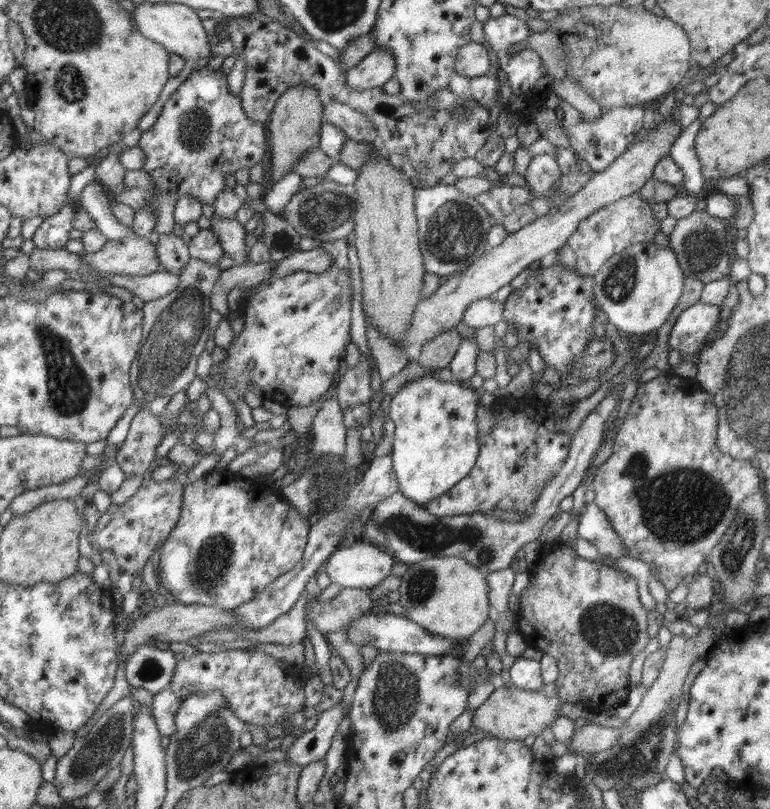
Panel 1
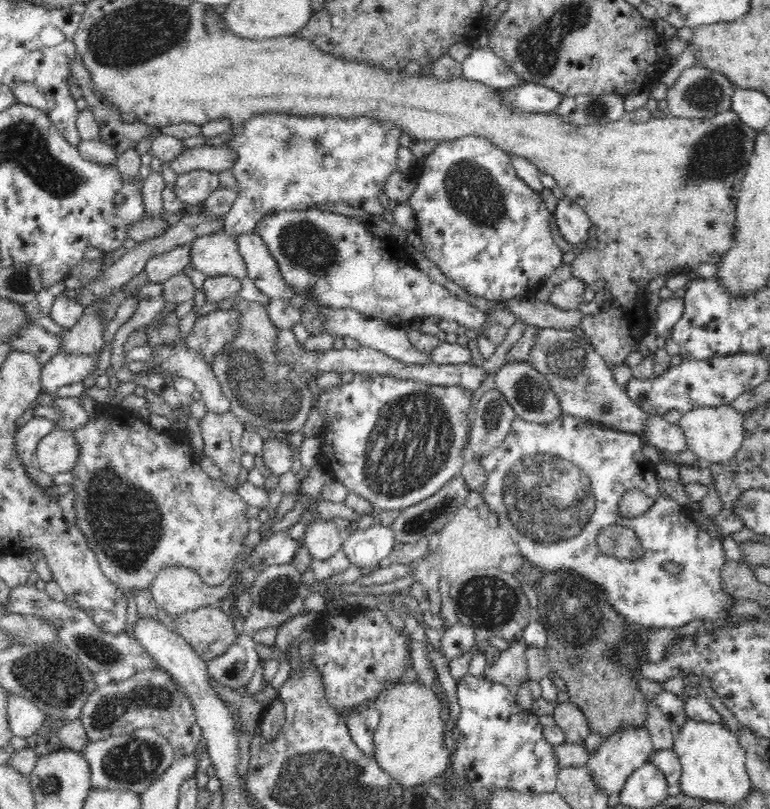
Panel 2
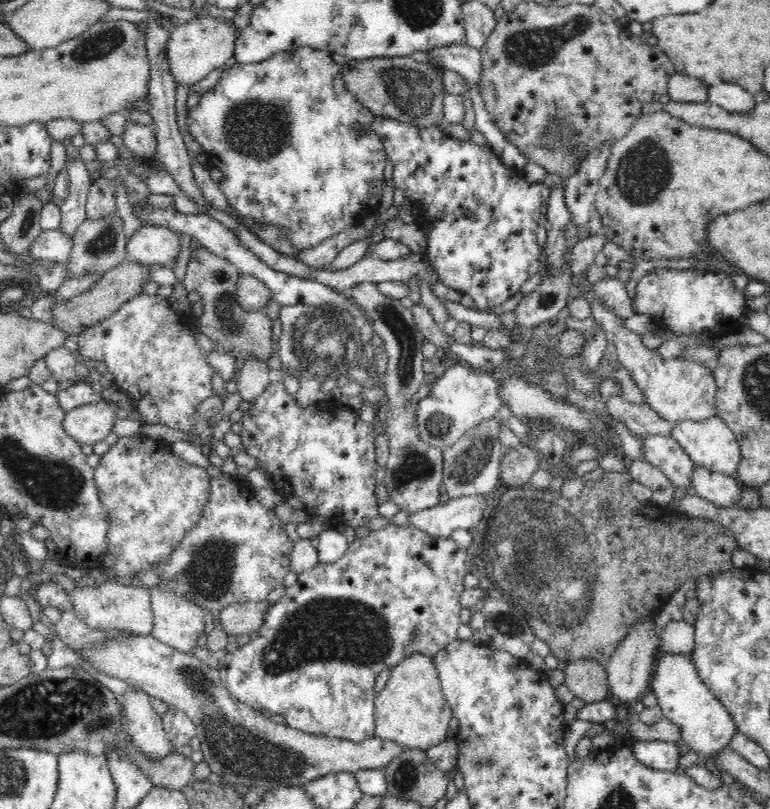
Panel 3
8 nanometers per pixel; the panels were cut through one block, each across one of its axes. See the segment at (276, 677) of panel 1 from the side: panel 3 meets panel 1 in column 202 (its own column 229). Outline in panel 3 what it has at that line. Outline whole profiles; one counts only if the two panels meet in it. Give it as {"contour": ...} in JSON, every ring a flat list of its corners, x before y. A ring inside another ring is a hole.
{"contour":[[390,523,385,528,371,531,364,538,354,539,345,554,334,563,319,563,312,570,298,575,296,584,286,589,286,594,276,604,270,605,264,625,253,635,250,642,238,647,225,657,217,666,226,689,239,702,255,710,270,710,273,714,281,714,286,726,301,730,316,736,342,738,352,742,360,742,375,735,375,698,376,676,384,668,392,668,414,653,420,653,432,658,439,650,457,639,457,631,461,625,460,597,465,590,465,577,470,573,467,563,467,552,460,549,455,541,448,538,433,537,423,530,412,526,398,526]]}

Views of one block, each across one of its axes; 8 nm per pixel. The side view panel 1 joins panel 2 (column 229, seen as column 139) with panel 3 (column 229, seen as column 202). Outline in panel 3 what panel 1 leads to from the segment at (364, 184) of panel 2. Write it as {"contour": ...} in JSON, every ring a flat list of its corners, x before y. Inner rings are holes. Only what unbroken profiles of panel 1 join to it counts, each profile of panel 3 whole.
{"contour":[[300,46,300,48,294,50,280,51,276,53,272,58,267,58,259,63,236,63,230,69,224,70,222,77,220,78,218,84,212,89,209,89,208,92,201,96,201,100,196,106,190,108,188,110,188,118,186,118,186,124,188,126,188,131,190,135,196,139,196,141,202,146,203,153,206,154,207,157,207,166,209,168,214,167,218,168,222,171,222,178,219,182,219,187,222,189,224,196,228,199,228,203,235,210,235,214,239,217,244,217,244,219,252,219,254,223,258,223,258,225,263,226,279,226,282,232,282,240,283,234,287,234,287,238,289,238,289,243,297,250,306,250,307,248,314,248,314,246,318,246,321,242,324,242,326,238,330,238,330,236,334,236,334,234,340,234,340,232,344,232,346,228,352,228,352,226,363,225,367,221,373,220,376,216,382,198,382,188,384,188,384,166,386,166,387,153,382,143,382,140,372,131,366,132,366,134,362,134,361,130,355,130,354,125,352,124,362,124,362,127,372,126,371,124,375,122,375,115,368,110,368,108,360,103,360,100,356,99,356,95,352,94,352,92,346,87,344,87,344,77,342,77,342,68,338,63,336,63,332,59,332,53,324,51,324,50,316,50,310,48,309,46]]}

